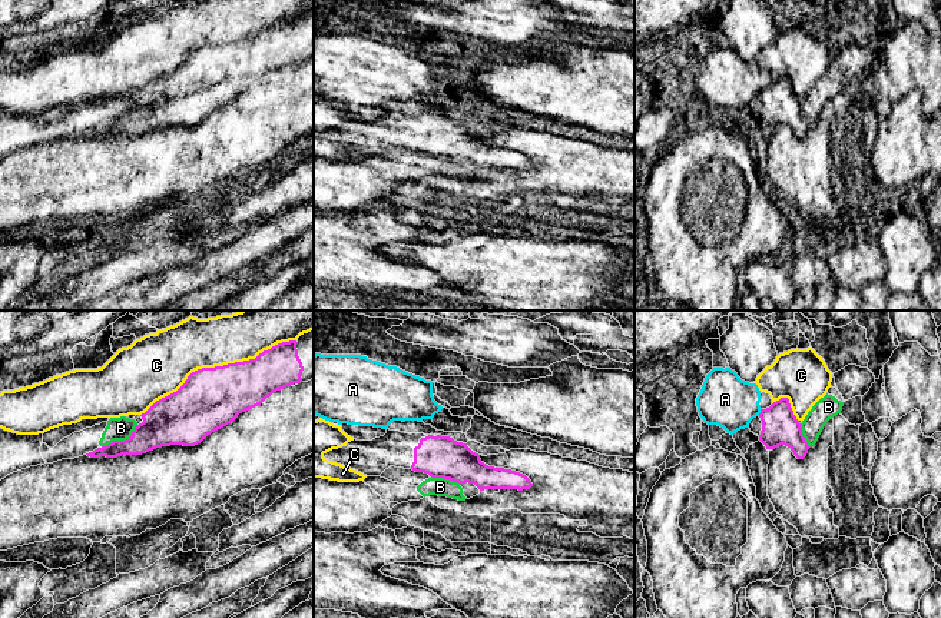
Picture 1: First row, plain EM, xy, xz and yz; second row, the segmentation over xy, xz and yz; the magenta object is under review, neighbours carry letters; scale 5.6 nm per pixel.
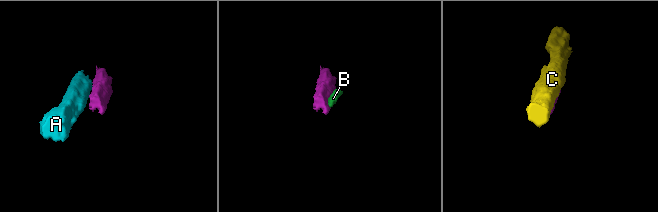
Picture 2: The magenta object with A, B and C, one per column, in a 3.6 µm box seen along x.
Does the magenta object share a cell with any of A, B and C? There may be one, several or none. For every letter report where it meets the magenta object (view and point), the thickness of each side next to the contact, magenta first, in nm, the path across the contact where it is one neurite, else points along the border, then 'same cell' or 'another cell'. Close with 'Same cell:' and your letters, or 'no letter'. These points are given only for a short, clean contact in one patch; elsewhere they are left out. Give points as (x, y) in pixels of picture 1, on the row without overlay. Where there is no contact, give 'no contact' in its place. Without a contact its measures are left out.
A: meets magenta in yz at (761, 92); 200 nm thick on the magenta side, 300 nm on the other; another cell
B: meets magenta in xy at (122, 120); 240 nm thick on the magenta side, 130 nm on the other; border along xy (136, 103), (128, 118), (113, 119), (102, 126); another cell
C: meets magenta in xy at (216, 46); 340 nm thick on the magenta side, 300 nm on the other; another cell
Same cell: no letter

